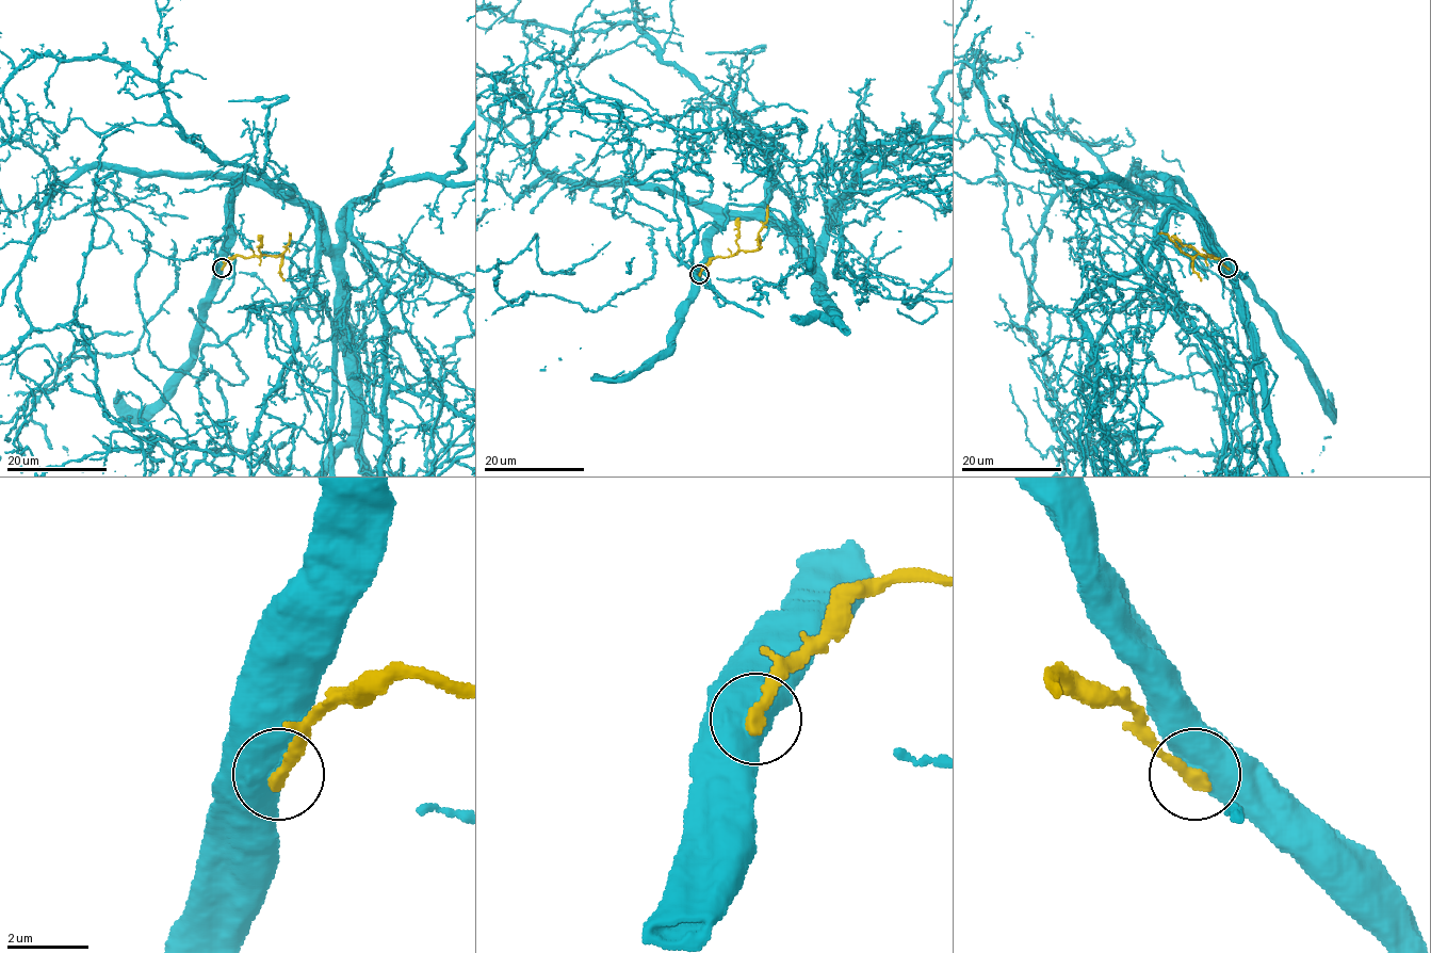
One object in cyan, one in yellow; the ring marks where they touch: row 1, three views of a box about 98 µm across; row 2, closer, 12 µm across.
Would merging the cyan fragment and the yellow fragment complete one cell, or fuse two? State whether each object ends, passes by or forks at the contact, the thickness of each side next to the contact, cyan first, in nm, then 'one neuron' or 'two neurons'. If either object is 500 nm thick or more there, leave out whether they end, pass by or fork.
calibres 750 and 360 nm; two neurons

